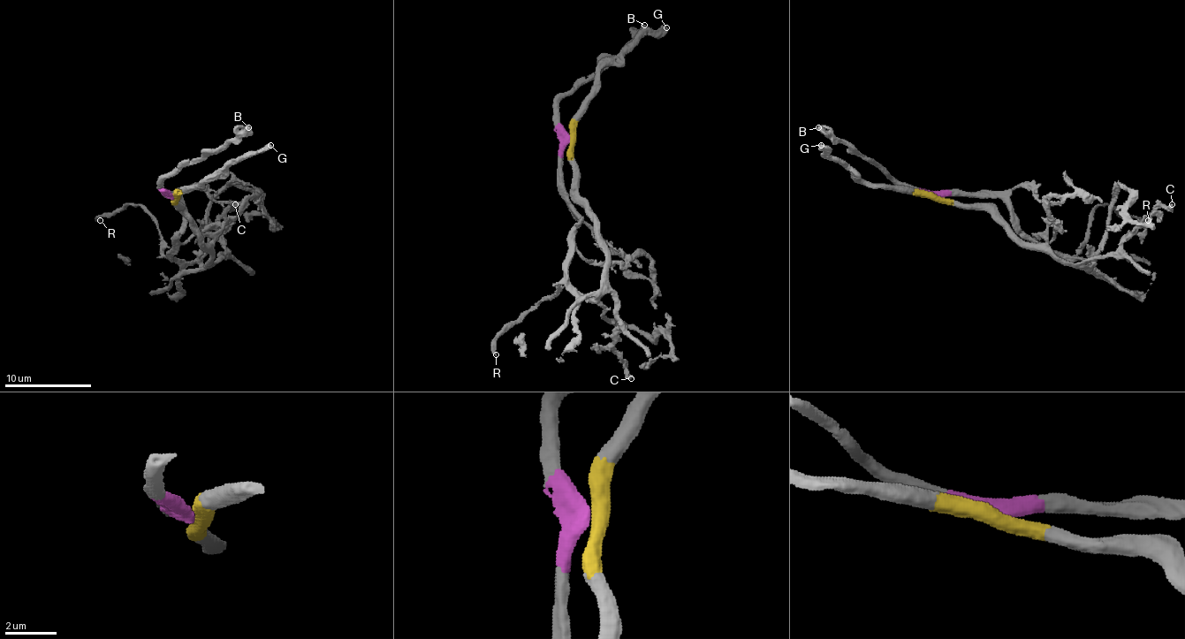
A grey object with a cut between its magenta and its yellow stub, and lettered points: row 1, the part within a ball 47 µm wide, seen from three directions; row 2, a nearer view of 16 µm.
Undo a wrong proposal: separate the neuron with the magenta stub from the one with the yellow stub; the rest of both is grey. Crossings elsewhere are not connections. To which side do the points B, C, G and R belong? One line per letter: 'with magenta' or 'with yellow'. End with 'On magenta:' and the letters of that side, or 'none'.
B: with magenta
C: with yellow
G: with yellow
R: with magenta
On magenta: B, R

